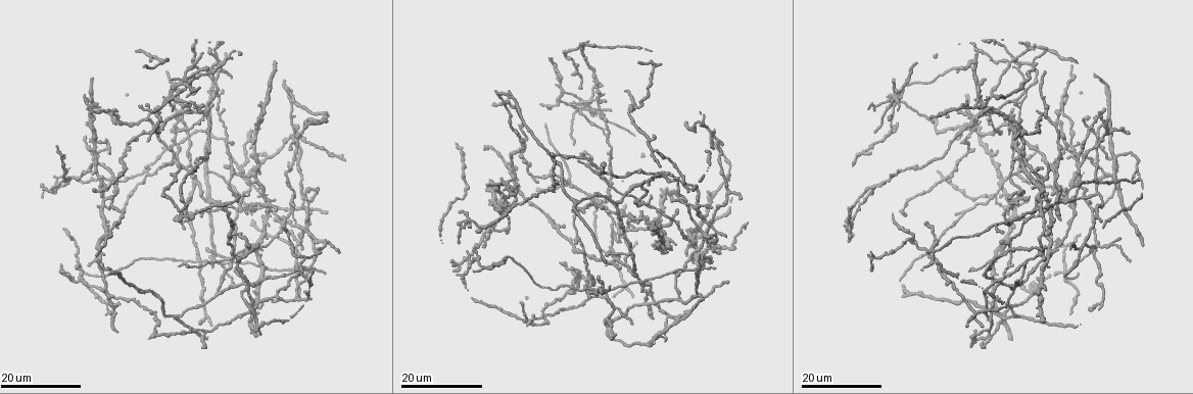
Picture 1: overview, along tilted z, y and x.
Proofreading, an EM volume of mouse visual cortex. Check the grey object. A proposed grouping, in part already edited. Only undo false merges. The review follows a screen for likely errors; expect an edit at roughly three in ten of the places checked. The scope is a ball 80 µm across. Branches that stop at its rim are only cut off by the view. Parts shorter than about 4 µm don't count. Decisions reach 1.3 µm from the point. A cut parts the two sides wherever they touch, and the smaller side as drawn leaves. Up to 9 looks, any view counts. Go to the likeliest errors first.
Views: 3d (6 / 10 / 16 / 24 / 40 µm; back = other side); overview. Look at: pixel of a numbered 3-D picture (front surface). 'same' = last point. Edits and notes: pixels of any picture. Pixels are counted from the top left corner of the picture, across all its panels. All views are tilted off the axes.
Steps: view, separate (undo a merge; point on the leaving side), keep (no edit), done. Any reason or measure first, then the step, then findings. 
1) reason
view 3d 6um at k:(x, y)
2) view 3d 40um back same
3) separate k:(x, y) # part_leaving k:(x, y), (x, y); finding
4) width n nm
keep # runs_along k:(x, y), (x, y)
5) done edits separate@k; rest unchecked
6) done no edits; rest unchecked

view 3d 16um at 1:(199, 262)

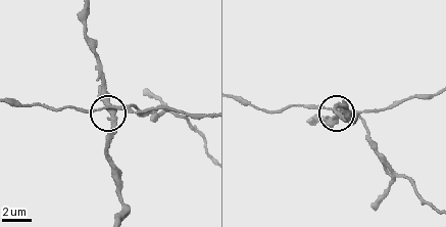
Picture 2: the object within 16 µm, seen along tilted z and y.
view 3d 6um at 2:(106, 106)

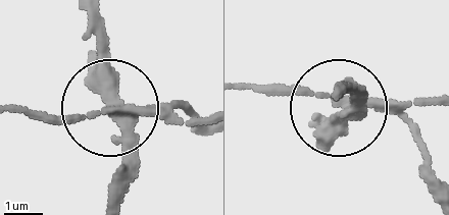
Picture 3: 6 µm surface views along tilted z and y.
width 280 nm
separate 3:(182, 107) # part_leaving 3:(127, 106), (12, 114); two neurons meet here

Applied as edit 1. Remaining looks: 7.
view overview

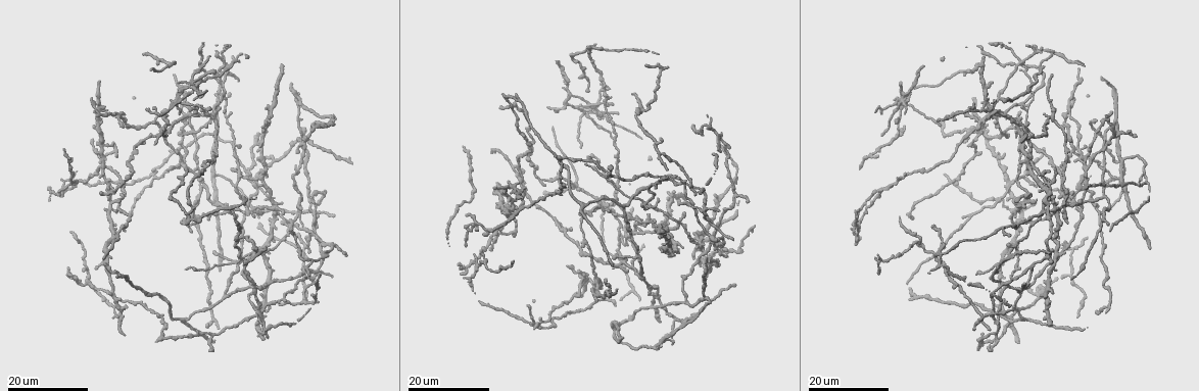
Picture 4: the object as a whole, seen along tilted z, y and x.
four-way junction
view 3d 16um at 4:(1069, 108)

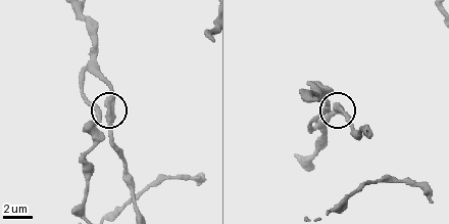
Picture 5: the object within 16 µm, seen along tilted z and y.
zoom in
view 3d 10um at 5:(109, 121)

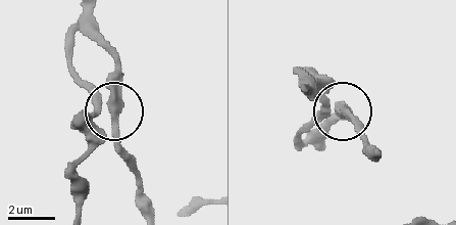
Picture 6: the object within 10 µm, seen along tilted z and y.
side_arm 22 um
keep # runs_along 6:(79, 208), (78, 165), (90, 125), (109, 108), (74, 73); continuous, no second neuron

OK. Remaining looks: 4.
two arms in line, one across
view 3d 16um at 4:(1023, 173)

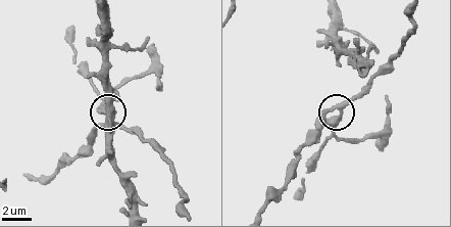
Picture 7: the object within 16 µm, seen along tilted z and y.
zoom in
view 3d 10um at 7:(340, 114)

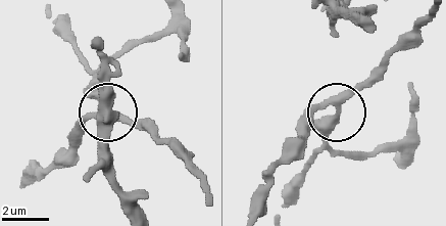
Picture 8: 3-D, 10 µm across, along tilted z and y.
width 320 nm
keep # runs_along 8:(428, 15), (340, 106), (319, 145); one neuron here

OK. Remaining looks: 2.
four-way junction
view 3d 16um at 4:(248, 210)

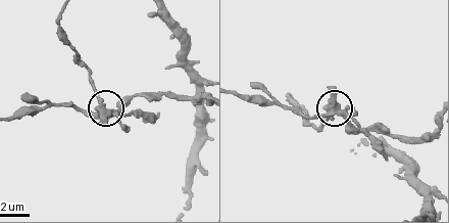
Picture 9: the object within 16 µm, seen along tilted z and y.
zoom in
view 3d 6um at 9:(101, 106)

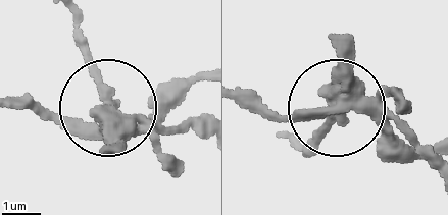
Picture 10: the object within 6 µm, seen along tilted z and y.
separate 10:(347, 42) # part_leaving 10:(121, 120), (90, 60), (80, 12); two neurons meet here

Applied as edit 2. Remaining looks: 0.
done edits separate@3, separate@10; rest unchecked

